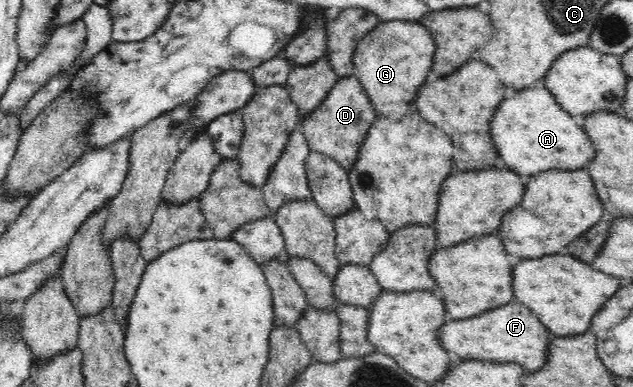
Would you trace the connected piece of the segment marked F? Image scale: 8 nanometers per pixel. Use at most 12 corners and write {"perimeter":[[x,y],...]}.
{"perimeter":[[517,302],[440,325],[456,360],[547,359],[554,338]]}

